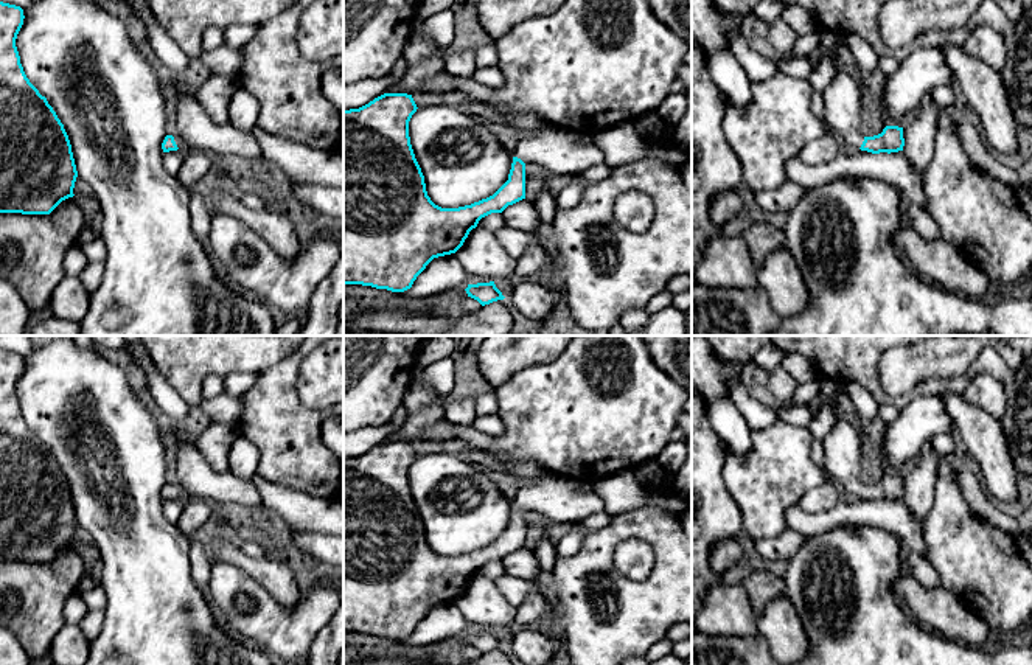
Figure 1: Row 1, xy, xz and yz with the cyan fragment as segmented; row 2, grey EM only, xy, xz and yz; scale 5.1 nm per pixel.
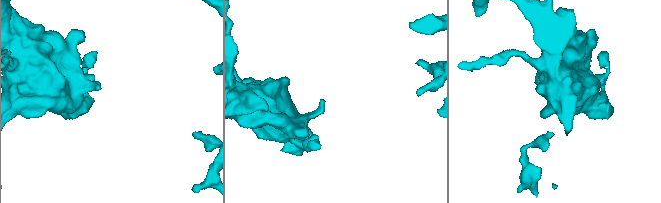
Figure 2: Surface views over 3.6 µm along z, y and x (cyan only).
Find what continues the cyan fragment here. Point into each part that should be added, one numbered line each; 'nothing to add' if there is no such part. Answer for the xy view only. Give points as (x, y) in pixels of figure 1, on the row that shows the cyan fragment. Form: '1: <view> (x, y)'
1: xy (195, 131)

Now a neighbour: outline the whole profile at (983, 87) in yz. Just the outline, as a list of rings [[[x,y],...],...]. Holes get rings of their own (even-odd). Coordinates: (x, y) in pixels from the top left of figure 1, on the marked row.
[[[940,45],[939,50],[954,81],[959,82],[968,107],[979,115],[992,152],[1016,165],[1020,126],[1012,115],[1001,73],[970,56],[964,47]]]

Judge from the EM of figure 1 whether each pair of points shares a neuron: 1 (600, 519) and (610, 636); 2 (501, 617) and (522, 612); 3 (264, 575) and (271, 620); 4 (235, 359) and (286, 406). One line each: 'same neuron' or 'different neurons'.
1: different neurons
2: different neurons
3: different neurons
4: different neurons

